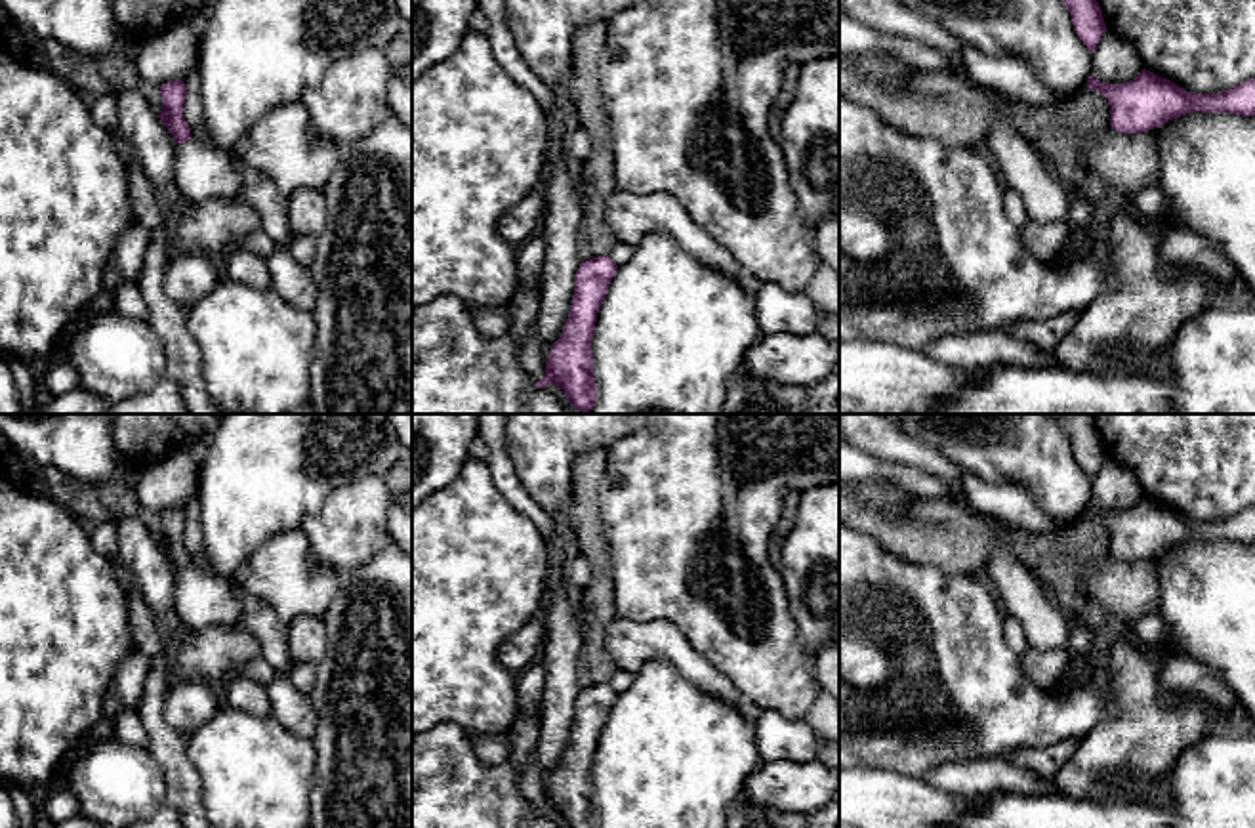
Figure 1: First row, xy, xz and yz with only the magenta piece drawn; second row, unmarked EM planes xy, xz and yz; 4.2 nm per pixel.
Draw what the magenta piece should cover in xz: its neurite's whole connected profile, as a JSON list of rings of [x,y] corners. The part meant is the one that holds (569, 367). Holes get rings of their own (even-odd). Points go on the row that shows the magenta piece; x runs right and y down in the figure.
[[[608,256],[582,259],[576,271],[570,313],[561,338],[545,361],[545,374],[536,387],[547,383],[565,391],[570,406],[589,414],[597,401],[591,340],[599,307],[618,265]]]

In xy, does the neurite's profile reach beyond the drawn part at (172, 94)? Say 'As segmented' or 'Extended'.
As segmented

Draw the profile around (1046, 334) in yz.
[[[1068,311],[1045,321],[1018,322],[1001,332],[1030,342],[1043,351],[1055,351],[1060,340],[1072,330],[1081,313]]]

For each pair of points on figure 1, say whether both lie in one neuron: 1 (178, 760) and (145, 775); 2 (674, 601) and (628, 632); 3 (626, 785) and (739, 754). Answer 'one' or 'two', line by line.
1: two
2: two
3: one

